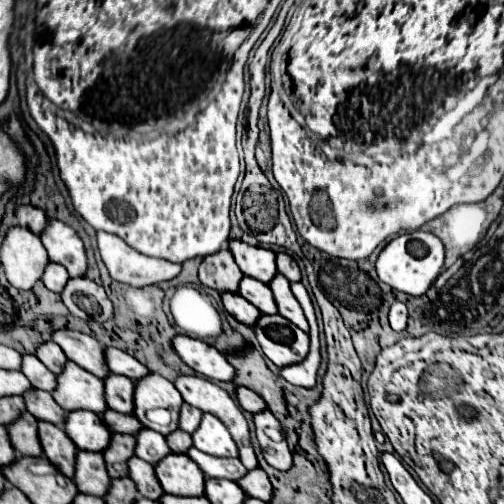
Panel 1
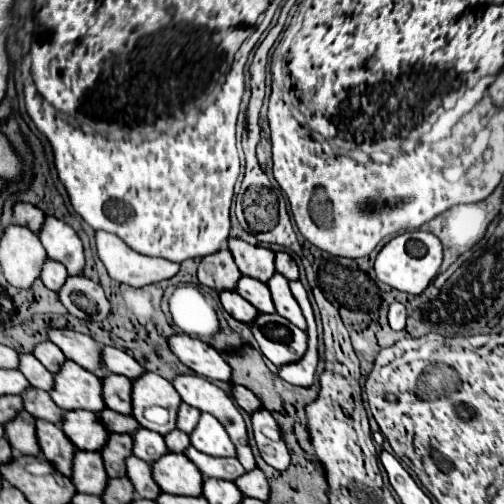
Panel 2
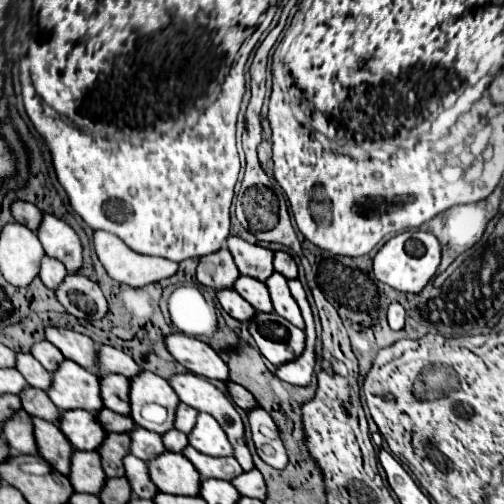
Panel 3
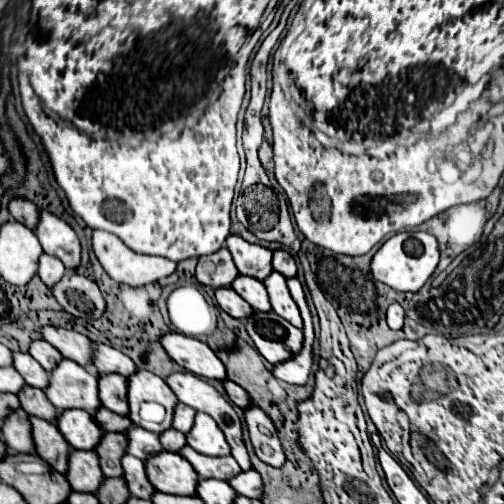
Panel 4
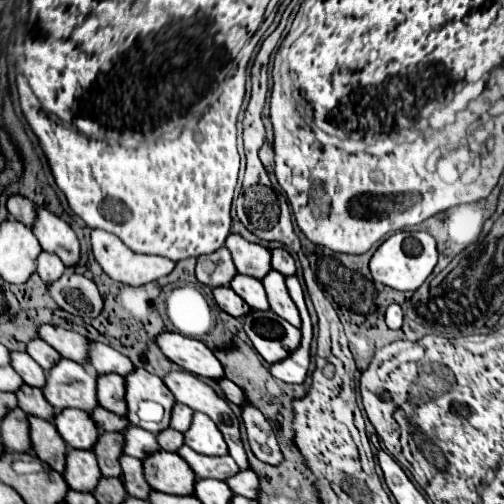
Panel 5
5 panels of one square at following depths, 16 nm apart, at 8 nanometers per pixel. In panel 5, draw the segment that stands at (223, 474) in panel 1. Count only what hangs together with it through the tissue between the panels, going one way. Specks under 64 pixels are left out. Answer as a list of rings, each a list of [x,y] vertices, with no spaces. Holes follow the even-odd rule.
[[[182,446],[176,452],[182,460],[188,462],[188,466],[196,472],[198,478],[224,480],[224,478],[234,476],[236,472],[240,472],[240,468],[236,466],[236,462],[230,456],[204,456],[204,454],[194,452],[188,446]]]

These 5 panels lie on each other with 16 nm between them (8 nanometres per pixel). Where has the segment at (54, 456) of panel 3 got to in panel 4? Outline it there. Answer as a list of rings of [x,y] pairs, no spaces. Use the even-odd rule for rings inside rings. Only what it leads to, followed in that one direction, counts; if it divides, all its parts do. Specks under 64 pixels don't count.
[[[30,416],[32,424],[32,440],[36,454],[50,464],[52,470],[64,474],[66,472],[66,458],[68,458],[68,444],[64,438],[60,438],[58,428],[42,418]]]

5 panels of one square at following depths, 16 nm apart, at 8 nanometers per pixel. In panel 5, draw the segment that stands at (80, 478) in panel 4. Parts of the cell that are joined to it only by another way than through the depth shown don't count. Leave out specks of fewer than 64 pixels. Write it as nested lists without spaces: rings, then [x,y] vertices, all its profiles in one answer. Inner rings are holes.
[[[70,448],[68,450],[68,468],[64,468],[62,476],[72,490],[92,492],[102,474],[98,470],[96,456],[92,456],[92,452]]]

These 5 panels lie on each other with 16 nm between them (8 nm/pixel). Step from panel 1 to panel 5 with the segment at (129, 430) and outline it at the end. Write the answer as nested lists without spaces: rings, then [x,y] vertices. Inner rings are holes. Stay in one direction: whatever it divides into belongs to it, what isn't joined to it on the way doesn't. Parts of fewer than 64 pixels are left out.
[[[100,406],[94,408],[90,412],[90,416],[92,416],[96,428],[100,428],[100,432],[122,432],[124,426],[130,424],[126,418],[120,418],[120,416],[116,416],[116,414],[100,408]]]

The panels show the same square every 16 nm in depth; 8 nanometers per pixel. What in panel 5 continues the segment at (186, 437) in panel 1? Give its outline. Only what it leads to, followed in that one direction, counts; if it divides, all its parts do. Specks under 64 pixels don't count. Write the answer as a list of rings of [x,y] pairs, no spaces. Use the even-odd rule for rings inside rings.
[[[166,428],[164,432],[158,432],[156,434],[156,440],[160,444],[162,450],[168,450],[168,452],[176,452],[184,442],[182,442],[182,432],[176,432],[172,428]]]

